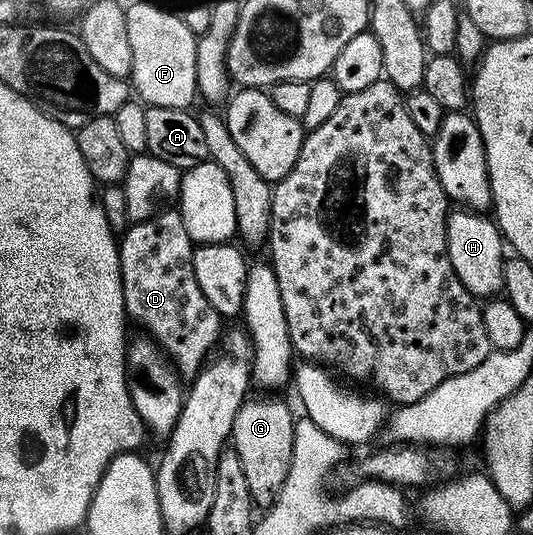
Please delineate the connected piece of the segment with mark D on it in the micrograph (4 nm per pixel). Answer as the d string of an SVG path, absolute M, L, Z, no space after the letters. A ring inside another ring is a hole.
M164 208L145 222L131 223L128 229L123 231L118 245L125 315L131 321L133 318L144 329L141 331L167 354L169 362L176 367L176 373L181 379L195 378L201 366L209 361L222 337L222 315L210 308L210 300L206 300L202 288L198 288L198 280L194 280L194 243L190 240L190 232L186 232L186 224L182 224L179 209Z

